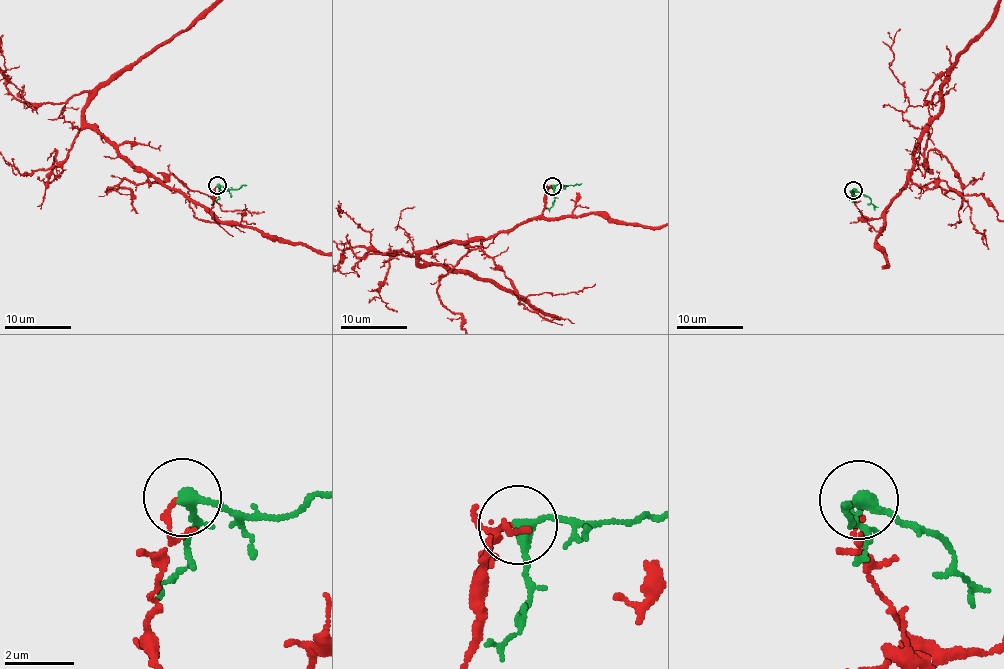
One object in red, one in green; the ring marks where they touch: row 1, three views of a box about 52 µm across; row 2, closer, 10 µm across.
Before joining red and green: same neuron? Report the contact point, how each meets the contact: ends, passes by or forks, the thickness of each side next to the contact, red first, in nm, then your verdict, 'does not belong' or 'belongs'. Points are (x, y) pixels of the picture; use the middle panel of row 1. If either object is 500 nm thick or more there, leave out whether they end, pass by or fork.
(552, 186) | red ends | green passes by | 140/320 nm | does not belong

